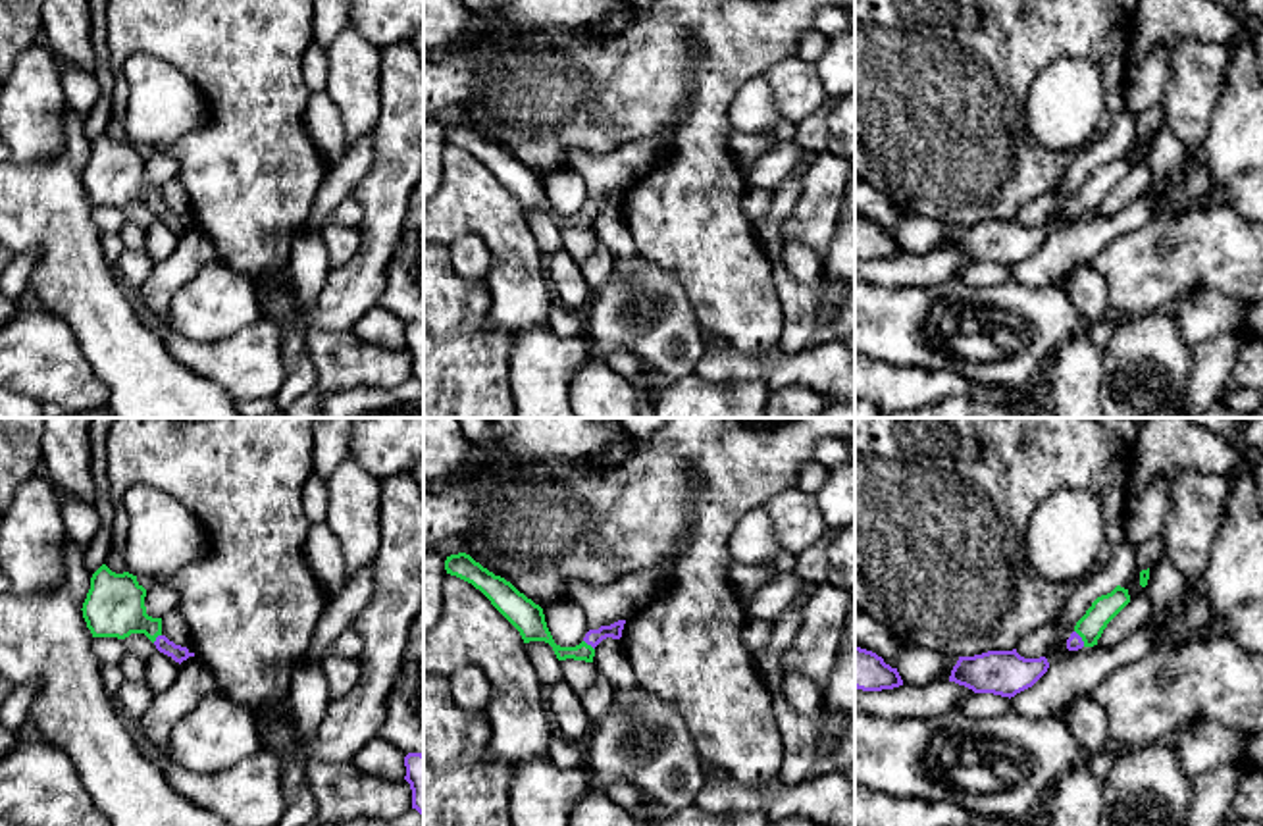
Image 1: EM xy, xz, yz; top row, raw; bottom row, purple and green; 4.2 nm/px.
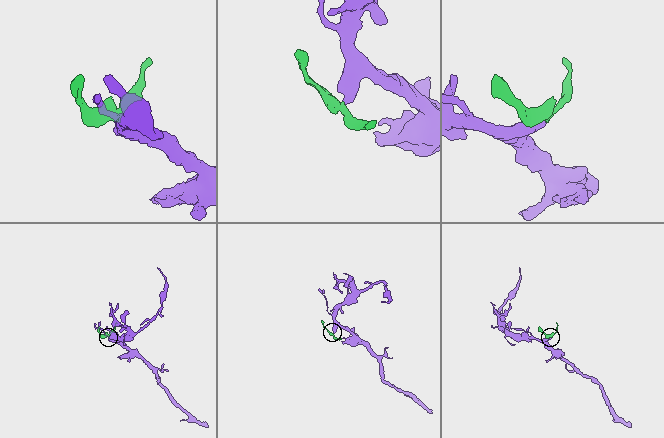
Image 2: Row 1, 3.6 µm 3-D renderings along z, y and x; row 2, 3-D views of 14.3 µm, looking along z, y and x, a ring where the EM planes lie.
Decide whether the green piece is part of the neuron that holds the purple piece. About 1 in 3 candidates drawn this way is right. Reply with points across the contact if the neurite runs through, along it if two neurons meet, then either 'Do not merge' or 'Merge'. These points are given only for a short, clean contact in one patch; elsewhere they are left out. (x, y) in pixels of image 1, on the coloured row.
Path across: yz (1075, 642), (1081, 638), (1104, 609). Merge

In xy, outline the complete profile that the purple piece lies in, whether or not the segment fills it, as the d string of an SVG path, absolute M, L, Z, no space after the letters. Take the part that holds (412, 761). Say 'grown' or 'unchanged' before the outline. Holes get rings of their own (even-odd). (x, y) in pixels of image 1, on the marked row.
unchanged; M408 753L404 757L406 776L404 780L412 789L412 809L424 816L424 755Z

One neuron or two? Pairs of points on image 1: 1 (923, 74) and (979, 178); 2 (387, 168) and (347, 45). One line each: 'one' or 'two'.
1: one
2: two

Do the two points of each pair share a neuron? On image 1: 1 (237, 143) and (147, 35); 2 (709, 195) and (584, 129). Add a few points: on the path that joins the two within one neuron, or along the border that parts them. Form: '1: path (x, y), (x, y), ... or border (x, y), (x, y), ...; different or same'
1: path (237, 110), (237, 101), (180, 43); same
2: path (695, 158), (661, 124), (620, 124); same

